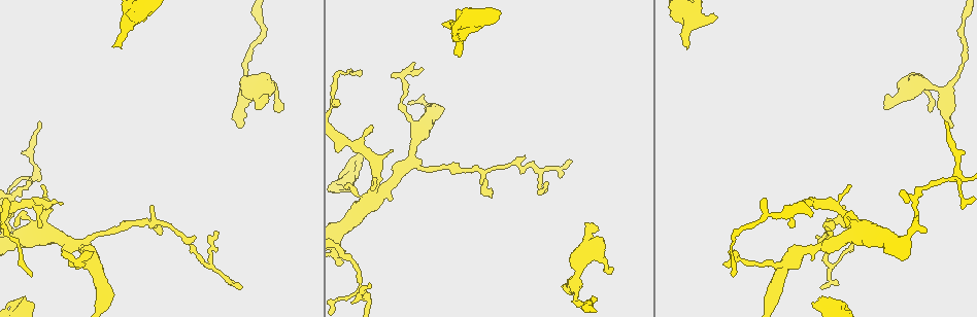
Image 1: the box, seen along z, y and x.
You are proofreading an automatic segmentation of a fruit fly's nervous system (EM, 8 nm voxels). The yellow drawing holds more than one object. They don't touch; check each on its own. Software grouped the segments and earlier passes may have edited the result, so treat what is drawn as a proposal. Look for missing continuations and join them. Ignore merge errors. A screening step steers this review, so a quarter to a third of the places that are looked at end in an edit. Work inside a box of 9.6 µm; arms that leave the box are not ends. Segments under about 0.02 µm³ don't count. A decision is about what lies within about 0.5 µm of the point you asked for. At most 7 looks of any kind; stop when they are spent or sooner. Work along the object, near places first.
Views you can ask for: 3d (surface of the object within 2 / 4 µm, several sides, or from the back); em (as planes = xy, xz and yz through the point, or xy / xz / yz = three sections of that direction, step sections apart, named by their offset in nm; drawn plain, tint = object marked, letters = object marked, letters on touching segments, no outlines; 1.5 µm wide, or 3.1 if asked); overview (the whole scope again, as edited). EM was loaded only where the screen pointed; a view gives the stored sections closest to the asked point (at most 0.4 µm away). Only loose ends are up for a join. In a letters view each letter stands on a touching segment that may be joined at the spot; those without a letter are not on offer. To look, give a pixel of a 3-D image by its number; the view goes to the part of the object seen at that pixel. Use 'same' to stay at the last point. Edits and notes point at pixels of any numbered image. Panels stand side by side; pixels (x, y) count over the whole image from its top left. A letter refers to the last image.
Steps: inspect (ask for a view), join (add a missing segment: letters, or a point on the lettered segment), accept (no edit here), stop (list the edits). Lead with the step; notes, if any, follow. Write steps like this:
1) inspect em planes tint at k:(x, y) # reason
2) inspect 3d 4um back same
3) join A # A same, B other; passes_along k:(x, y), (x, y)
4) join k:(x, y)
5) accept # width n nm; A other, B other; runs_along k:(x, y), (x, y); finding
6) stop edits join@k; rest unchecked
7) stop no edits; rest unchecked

inspect em planes plain at 1:(113, 46) # an open end

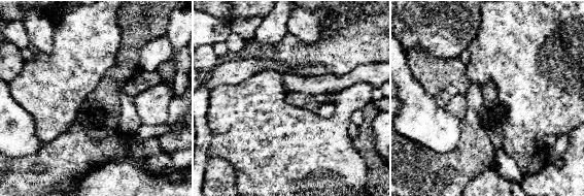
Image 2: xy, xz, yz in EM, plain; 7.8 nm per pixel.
inspect em planes letters same # what lies round it

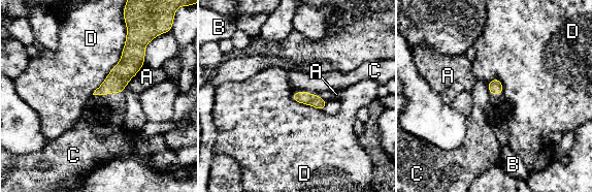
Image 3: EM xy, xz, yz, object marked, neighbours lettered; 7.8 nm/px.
accept # A other, B other, C other, D other; none of them fits

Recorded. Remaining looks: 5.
inspect 3d 2um at 1:(728, 252) # branch stops here

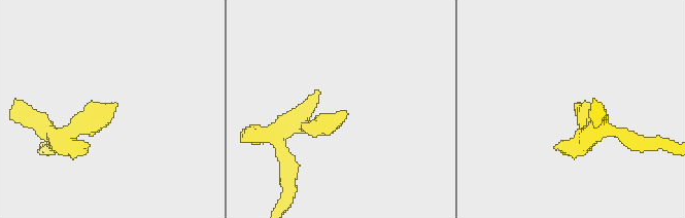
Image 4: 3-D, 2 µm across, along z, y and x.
inspect em planes plain at 4:(577, 105)

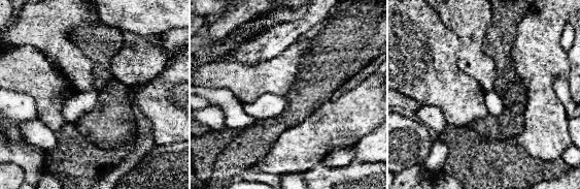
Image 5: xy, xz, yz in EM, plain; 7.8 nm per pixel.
inspect em planes letters same

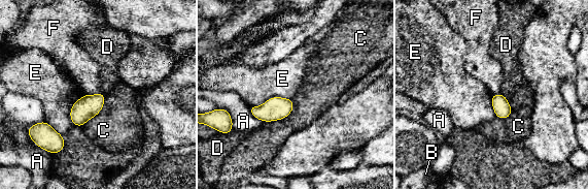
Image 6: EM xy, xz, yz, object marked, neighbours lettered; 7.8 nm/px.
accept # longest_contact E 340 nm; A other, B other, C other, D other, E other, F other; border 6:(99, 92), (84, 94); none of them fits

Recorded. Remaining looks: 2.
inspect em planes letters at 1:(31, 304) # stops while still wide

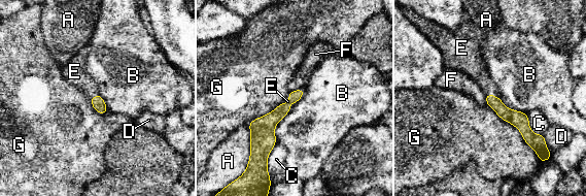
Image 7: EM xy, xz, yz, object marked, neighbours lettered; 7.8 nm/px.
join E # A other, B other, C other, D other, E same, F other, G other; passes_along 7:(510, 116), (491, 94), (474, 67); it goes on there

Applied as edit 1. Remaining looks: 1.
stop edits join@7; rest unchecked

